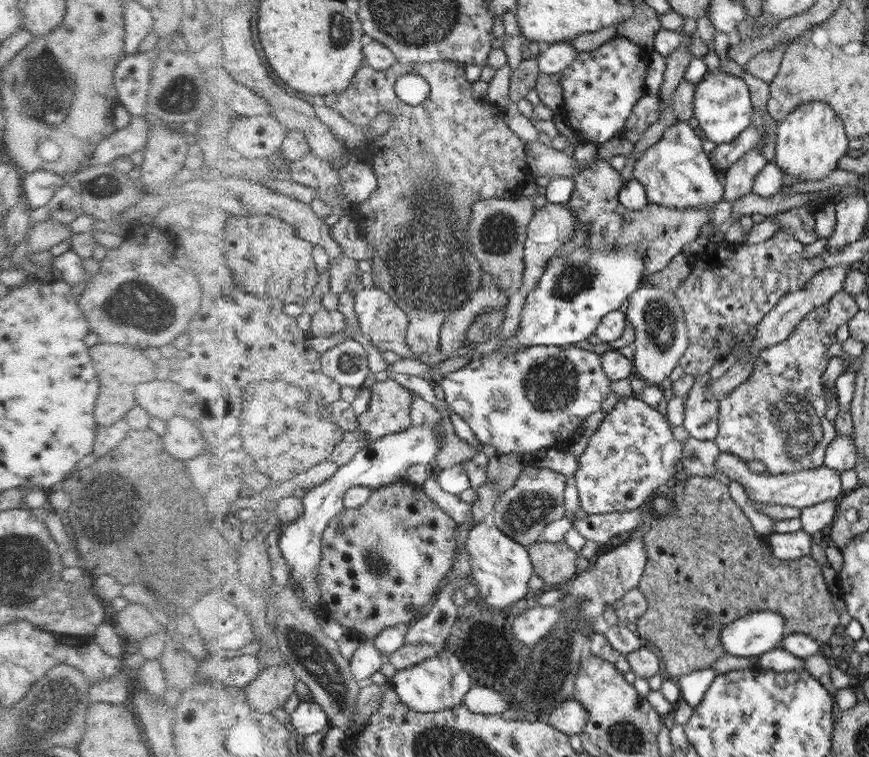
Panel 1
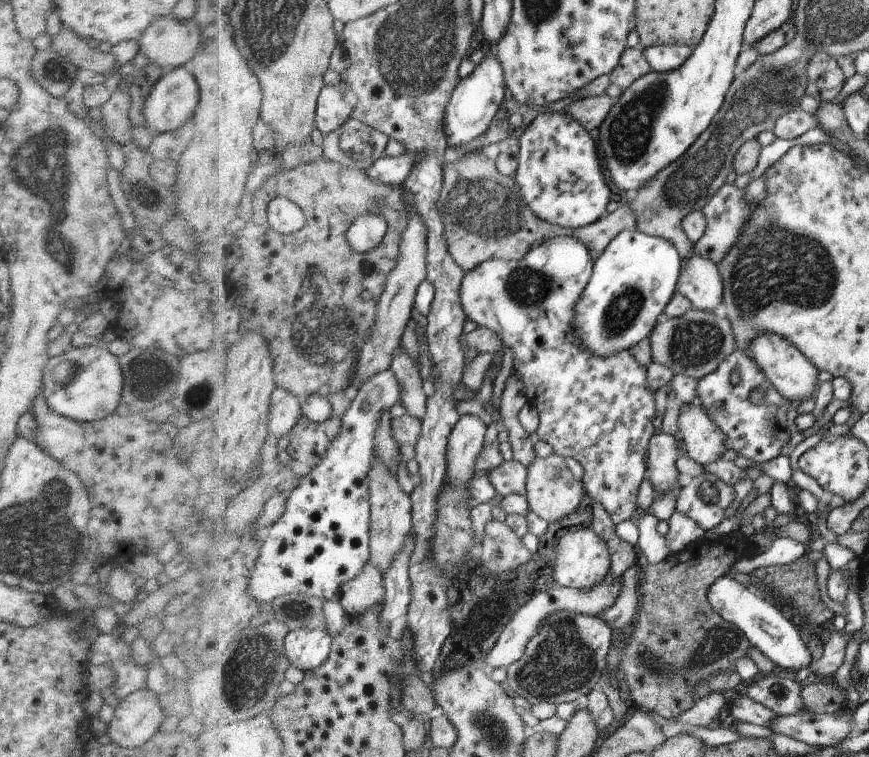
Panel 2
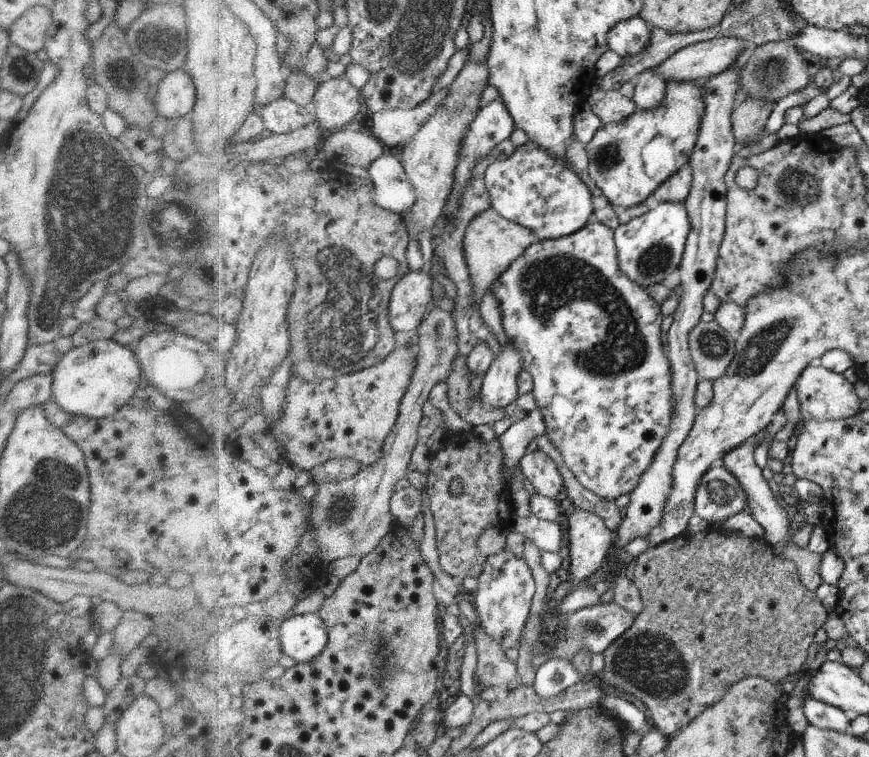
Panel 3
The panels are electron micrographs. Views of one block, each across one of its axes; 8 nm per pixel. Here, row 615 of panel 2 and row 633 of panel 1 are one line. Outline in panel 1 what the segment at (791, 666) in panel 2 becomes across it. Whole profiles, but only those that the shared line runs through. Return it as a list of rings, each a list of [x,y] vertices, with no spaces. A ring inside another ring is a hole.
[[[774,611],[742,616],[722,627],[720,640],[726,654],[750,658],[779,646],[787,632],[787,620]]]

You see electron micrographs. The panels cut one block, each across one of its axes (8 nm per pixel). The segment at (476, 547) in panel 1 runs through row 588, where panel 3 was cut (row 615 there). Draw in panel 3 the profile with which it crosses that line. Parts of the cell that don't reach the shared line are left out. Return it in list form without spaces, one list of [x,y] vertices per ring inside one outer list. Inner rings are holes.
[[[504,548],[486,557],[483,569],[476,579],[477,591],[470,599],[478,613],[481,629],[493,639],[497,639],[505,650],[518,646],[536,590],[534,578],[525,559]]]

